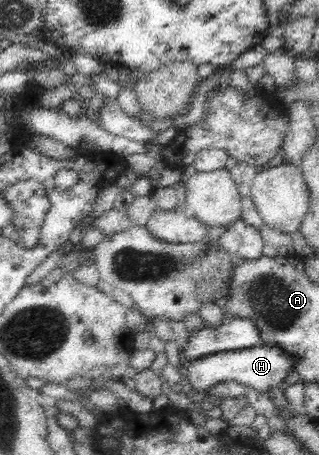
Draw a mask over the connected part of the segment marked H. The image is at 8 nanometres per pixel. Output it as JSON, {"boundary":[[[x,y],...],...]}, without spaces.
{"boundary":[[[258,344],[247,349],[219,352],[190,362],[187,377],[192,389],[208,391],[222,382],[237,382],[260,393],[268,393],[281,386],[284,378],[292,372],[295,358],[277,346]]]}

